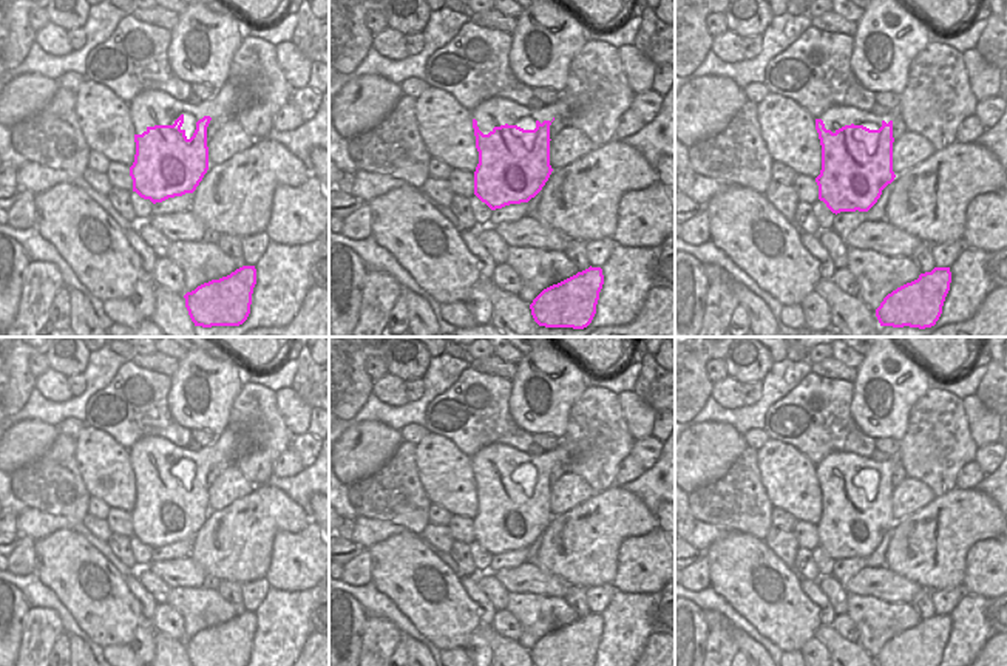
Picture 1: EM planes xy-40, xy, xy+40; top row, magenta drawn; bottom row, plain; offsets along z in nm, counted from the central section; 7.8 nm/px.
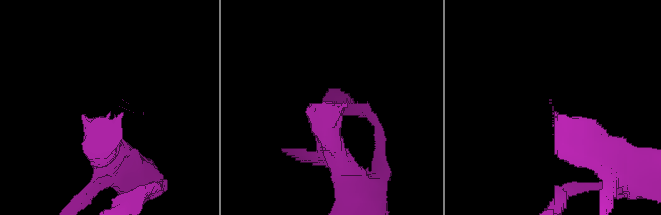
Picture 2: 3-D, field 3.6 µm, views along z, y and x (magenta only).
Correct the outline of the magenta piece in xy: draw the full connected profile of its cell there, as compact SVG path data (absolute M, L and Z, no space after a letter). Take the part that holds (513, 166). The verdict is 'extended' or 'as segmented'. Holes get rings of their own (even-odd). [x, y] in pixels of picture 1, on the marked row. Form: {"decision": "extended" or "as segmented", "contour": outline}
{"decision": "as segmented", "contour": "M473 119L479 164L474 172L474 195L491 210L528 202L548 181L550 121L536 121L534 130L517 125L494 127L483 134Z"}

